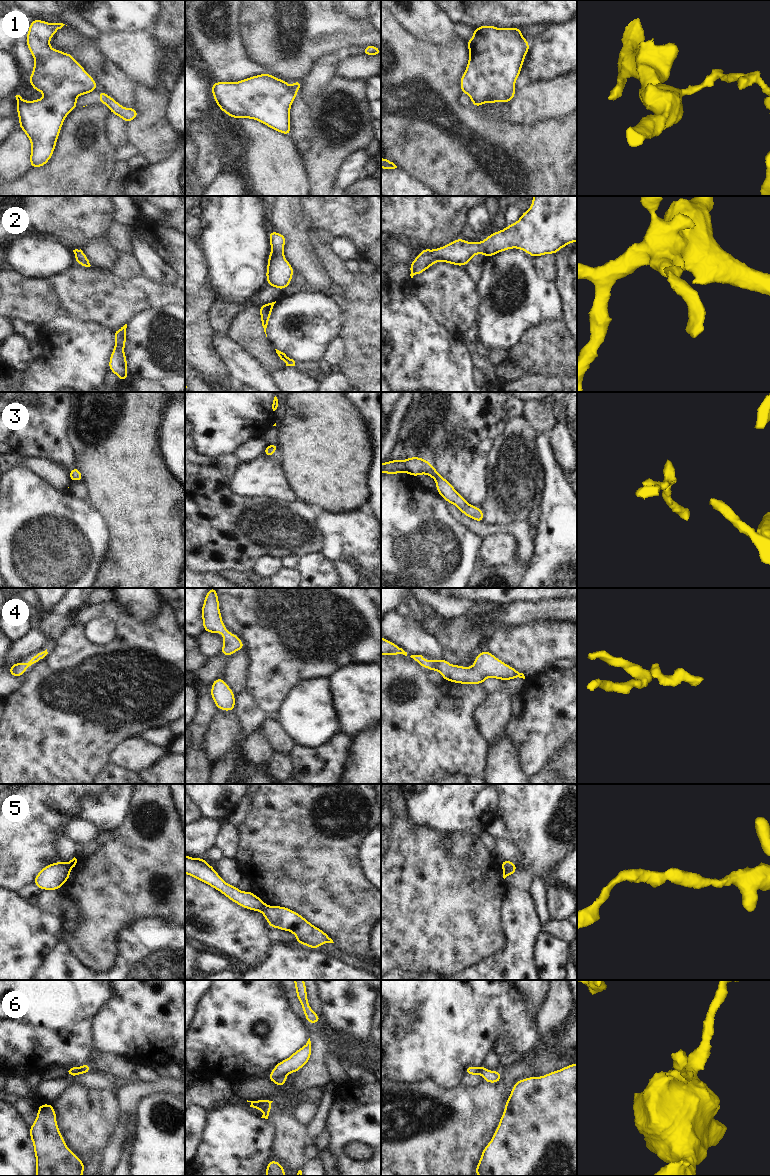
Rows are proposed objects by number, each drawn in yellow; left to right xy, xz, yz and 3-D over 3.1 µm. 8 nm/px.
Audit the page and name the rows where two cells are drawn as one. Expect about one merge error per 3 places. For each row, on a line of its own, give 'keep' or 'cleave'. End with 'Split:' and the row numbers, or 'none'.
1: cleave
2: keep
3: keep
4: keep
5: cleave
6: cleave
Split: 1, 5, 6

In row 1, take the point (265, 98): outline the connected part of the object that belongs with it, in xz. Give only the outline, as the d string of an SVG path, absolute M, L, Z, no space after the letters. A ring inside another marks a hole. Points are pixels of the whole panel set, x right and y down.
M264 73L238 82L214 82L211 91L217 106L234 119L255 119L291 135L290 109L297 96L284 80Z

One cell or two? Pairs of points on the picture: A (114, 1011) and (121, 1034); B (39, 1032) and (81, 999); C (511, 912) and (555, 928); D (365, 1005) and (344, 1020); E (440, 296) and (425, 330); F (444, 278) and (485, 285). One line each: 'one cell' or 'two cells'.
A: one cell
B: one cell
C: two cells
D: one cell
E: two cells
F: two cells

